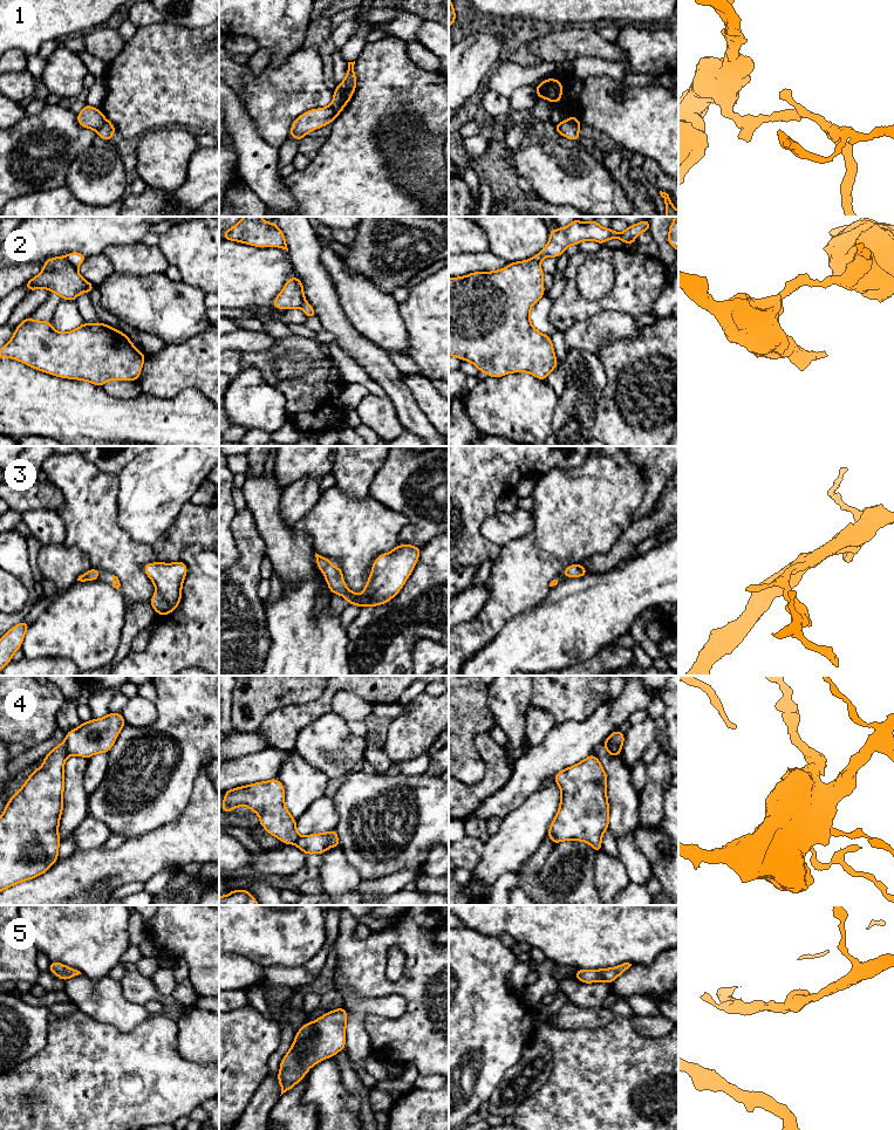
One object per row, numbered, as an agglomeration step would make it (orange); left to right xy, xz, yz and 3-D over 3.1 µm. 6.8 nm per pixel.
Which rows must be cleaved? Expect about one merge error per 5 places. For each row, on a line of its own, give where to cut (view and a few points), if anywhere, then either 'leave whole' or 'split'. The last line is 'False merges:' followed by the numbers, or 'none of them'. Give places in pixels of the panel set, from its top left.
1: xy (106, 120), (96, 130) | split
2: xy (65, 257), (76, 267) | split
3: no cut | leave whole
4: yz (605, 740), (614, 754) | split
5: no cut | leave whole
False merges: 1, 2, 4

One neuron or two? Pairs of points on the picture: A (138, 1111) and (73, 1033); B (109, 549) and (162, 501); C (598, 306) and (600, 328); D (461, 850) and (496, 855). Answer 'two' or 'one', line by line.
A: one
B: two
C: two
D: two

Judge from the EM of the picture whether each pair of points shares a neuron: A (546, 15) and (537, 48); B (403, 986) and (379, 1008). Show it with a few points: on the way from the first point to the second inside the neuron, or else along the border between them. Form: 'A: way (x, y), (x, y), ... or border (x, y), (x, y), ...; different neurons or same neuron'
A: border (541, 27), (550, 28); different neurons
B: border (367, 997), (398, 995), (404, 1001), (407, 1008); different neurons

